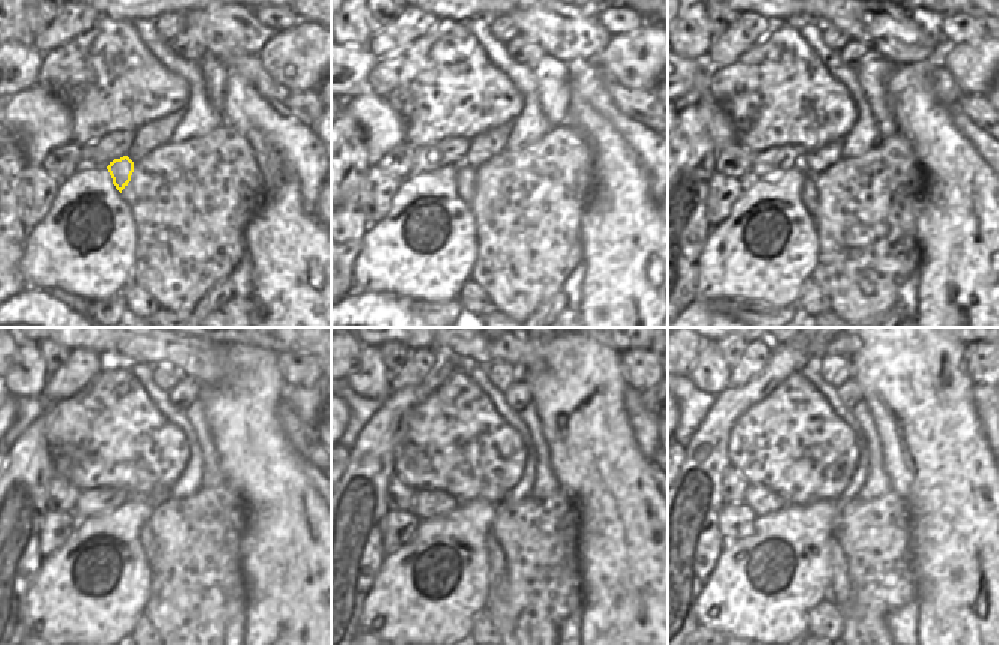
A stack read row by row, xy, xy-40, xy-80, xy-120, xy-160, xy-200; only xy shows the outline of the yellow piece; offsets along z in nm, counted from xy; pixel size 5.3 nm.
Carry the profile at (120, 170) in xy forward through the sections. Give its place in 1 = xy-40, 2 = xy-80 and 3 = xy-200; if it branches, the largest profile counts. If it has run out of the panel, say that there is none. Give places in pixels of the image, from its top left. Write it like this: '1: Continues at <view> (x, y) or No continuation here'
1: Continues at xy-40 (464, 174)
2: Continues at xy-80 (810, 200)
3: Continues at xy-200 (839, 582)

